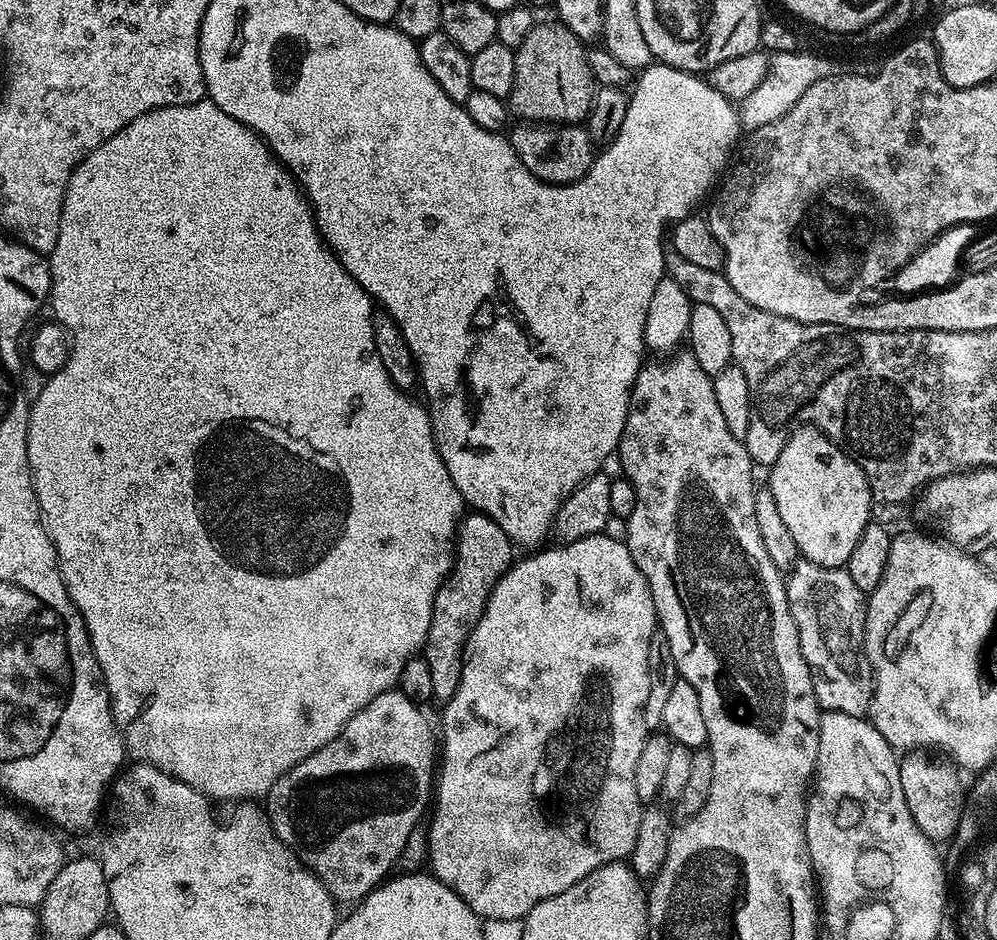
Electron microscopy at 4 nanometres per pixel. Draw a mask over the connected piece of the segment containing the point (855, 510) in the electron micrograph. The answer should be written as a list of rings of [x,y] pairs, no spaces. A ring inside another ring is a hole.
[[[801,426],[789,435],[782,454],[770,465],[770,472],[772,477],[766,481],[766,487],[774,498],[774,506],[778,506],[778,514],[782,514],[782,522],[786,522],[794,542],[798,542],[801,557],[824,568],[845,567],[854,546],[858,546],[858,538],[862,538],[864,527],[870,523],[868,515],[874,511],[868,478],[856,461],[819,428]]]

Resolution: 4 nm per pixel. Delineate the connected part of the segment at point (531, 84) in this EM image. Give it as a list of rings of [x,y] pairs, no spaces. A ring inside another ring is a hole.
[[[537,23],[526,34],[526,38],[515,49],[516,65],[514,66],[514,84],[512,93],[506,98],[506,103],[513,117],[521,116],[524,120],[537,120],[540,126],[576,126],[587,121],[592,111],[592,96],[596,93],[597,83],[592,79],[592,65],[589,53],[584,52],[585,45],[566,25]]]

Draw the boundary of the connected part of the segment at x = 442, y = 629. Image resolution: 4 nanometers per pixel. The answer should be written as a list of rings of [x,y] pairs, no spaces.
[[[473,511],[461,519],[458,539],[454,544],[454,563],[447,580],[434,598],[430,630],[424,634],[422,658],[430,666],[430,675],[437,701],[446,702],[458,690],[464,665],[464,643],[486,610],[488,595],[514,563],[514,545],[508,535],[484,513]]]

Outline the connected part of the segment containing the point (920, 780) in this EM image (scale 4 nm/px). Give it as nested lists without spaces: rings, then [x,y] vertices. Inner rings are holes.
[[[908,750],[900,760],[900,777],[902,778],[902,794],[906,794],[906,806],[910,806],[910,814],[914,822],[918,822],[918,830],[926,834],[933,842],[948,842],[956,834],[956,827],[966,805],[966,788],[960,785],[961,773],[943,755],[931,756],[928,750]]]

